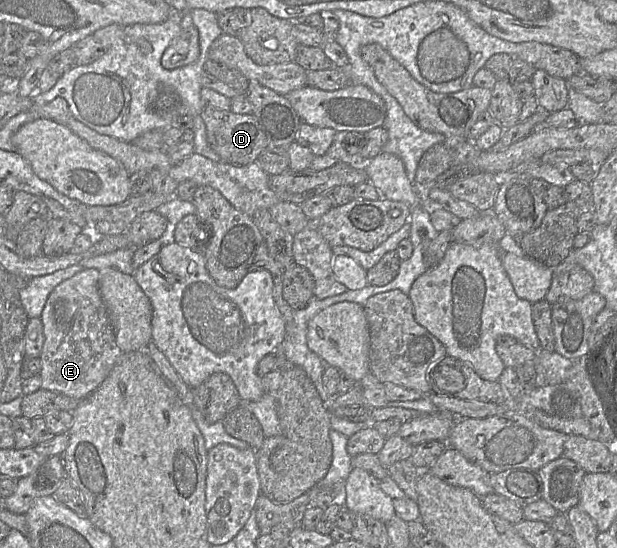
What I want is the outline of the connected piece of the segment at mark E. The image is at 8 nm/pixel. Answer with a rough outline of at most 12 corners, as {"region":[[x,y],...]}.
{"region":[[85,268],[48,296],[40,388],[83,399],[124,353]]}

